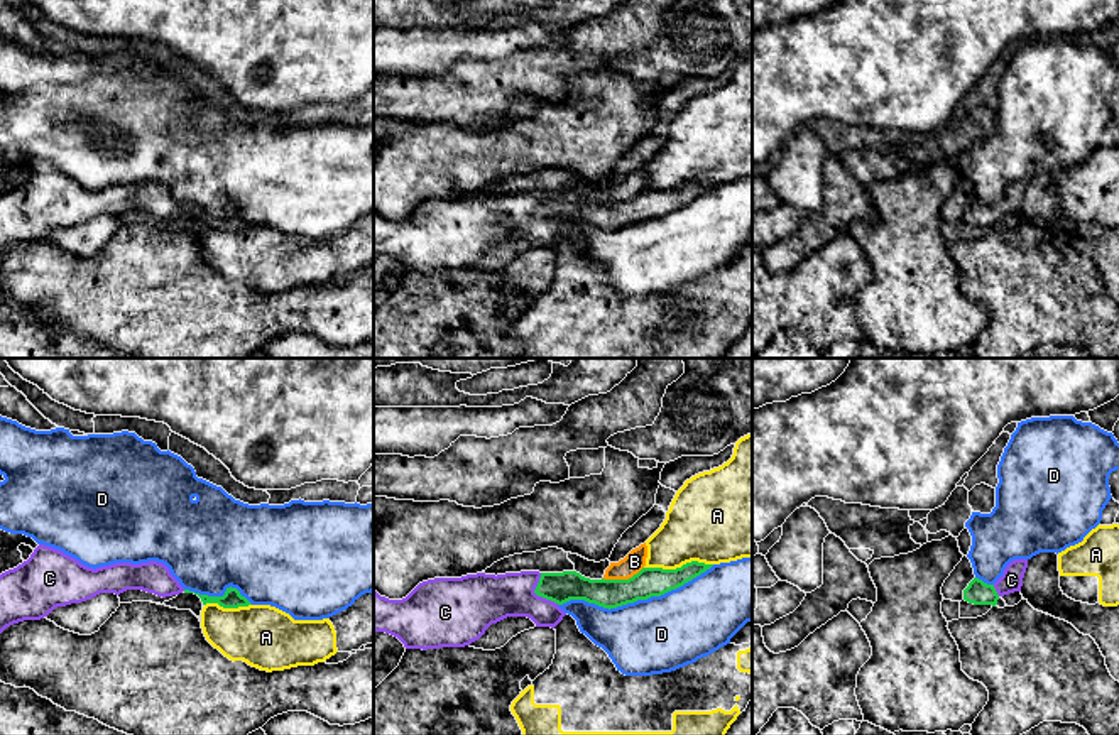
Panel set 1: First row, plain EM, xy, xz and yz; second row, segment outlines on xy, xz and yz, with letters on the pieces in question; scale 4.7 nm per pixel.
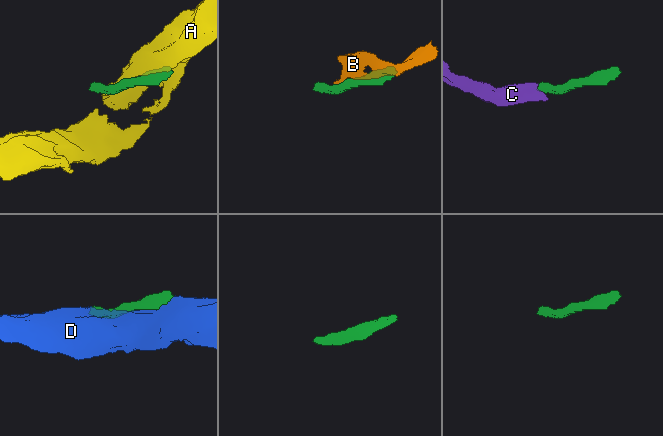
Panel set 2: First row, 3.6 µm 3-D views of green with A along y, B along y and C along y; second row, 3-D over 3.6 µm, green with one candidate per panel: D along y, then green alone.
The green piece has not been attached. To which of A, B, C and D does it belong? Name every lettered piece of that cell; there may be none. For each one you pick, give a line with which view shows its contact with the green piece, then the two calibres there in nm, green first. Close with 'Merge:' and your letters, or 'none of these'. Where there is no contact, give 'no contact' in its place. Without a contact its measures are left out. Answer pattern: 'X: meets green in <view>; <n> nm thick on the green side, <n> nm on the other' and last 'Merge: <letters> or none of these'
C: meets green in xz; 140 nm thick on the green side, 240 nm on the other
Merge: C

